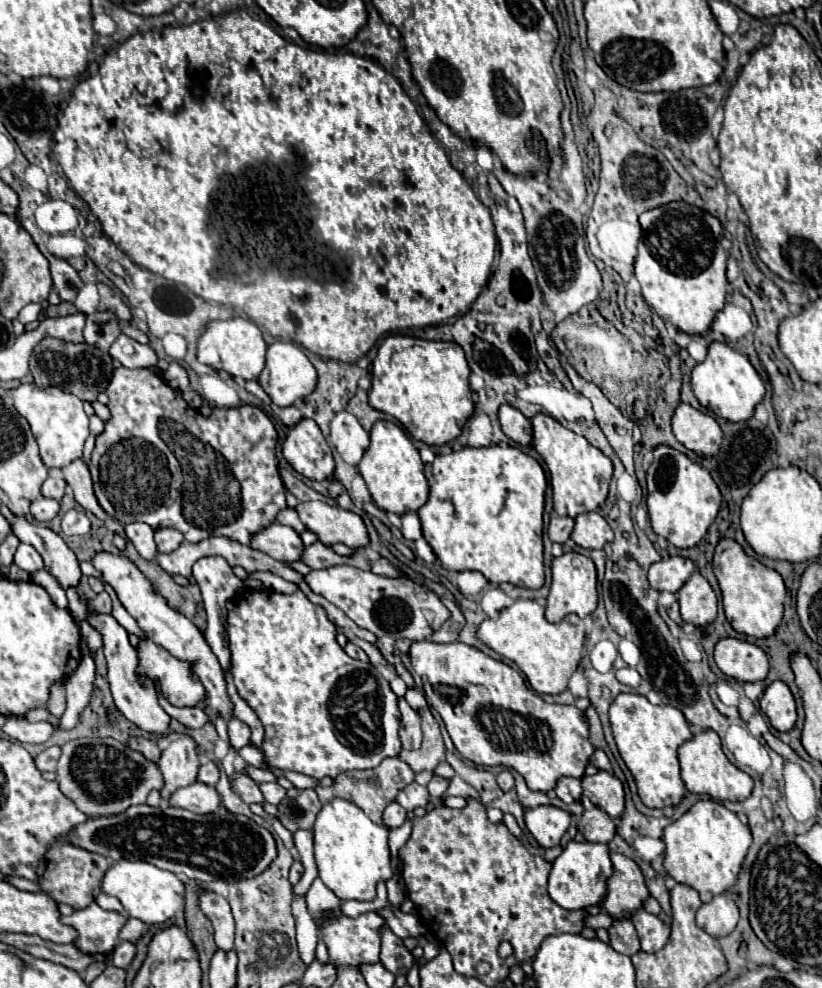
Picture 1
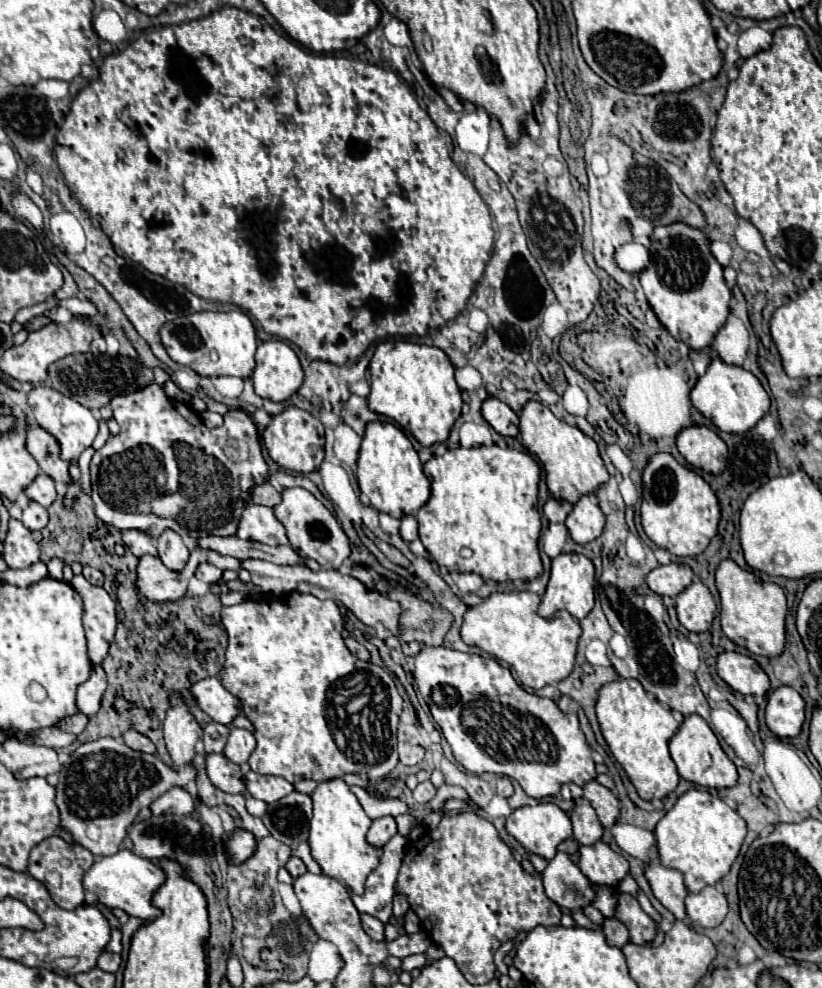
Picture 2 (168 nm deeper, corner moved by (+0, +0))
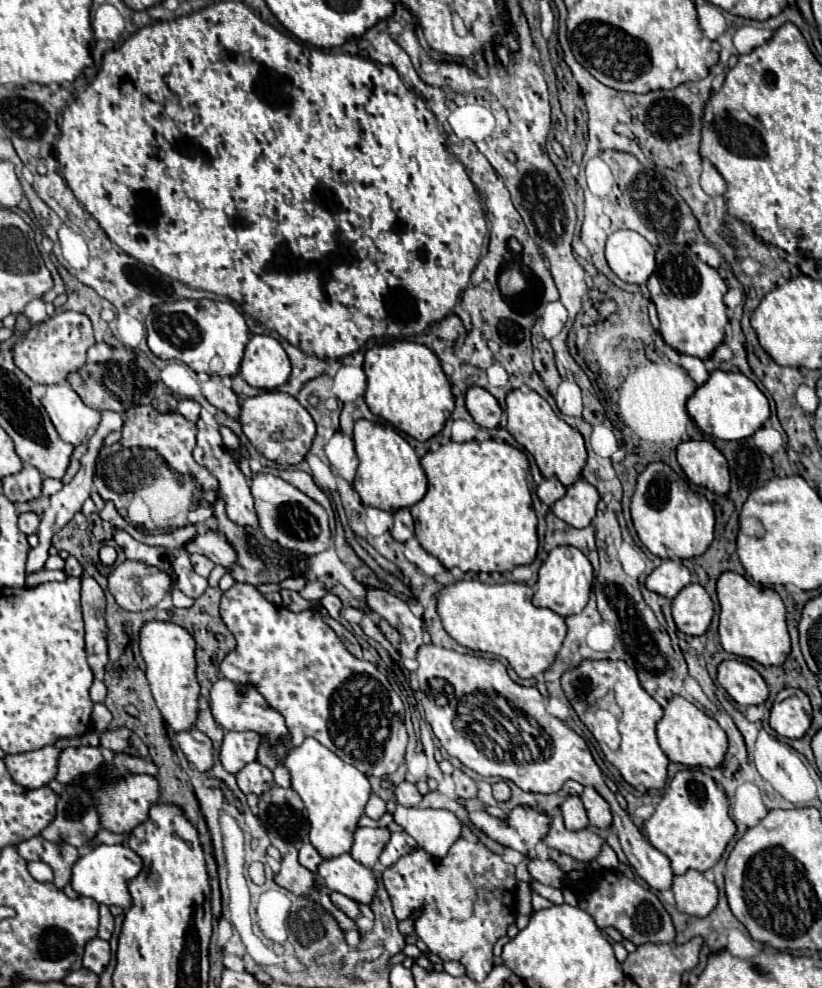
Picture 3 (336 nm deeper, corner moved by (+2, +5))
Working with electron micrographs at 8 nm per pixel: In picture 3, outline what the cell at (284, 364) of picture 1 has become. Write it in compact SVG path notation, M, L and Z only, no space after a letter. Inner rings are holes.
M252 335L240 365L244 381L258 389L276 389L288 381L290 361L282 345L268 335Z

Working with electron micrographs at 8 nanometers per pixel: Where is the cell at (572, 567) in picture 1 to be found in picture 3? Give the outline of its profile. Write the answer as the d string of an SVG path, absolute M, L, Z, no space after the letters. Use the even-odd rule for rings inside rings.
M556 547L550 551L548 559L542 563L540 573L538 573L538 585L536 585L536 593L532 603L536 607L548 607L554 613L558 613L560 617L568 617L568 615L576 615L580 613L590 597L590 587L592 587L592 579L594 579L594 571L590 561L584 557L584 553L580 553L580 549L576 547Z

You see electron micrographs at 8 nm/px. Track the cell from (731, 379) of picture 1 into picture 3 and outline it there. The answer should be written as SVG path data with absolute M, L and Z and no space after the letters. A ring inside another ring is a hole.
M712 371L710 379L688 399L686 411L700 431L724 441L740 441L754 435L770 417L768 399L740 371Z

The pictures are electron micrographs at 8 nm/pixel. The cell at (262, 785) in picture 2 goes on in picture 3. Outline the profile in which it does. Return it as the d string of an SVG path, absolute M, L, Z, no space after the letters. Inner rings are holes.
M258 761L254 763L248 763L244 769L240 769L236 773L236 779L238 779L238 787L242 793L264 793L268 791L274 781L272 781L272 771L264 765L260 765Z

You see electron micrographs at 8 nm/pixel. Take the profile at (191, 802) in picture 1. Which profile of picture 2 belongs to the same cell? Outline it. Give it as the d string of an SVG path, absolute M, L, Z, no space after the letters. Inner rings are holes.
M170 788L166 794L162 794L158 800L150 804L152 814L162 814L162 812L172 812L180 816L188 816L196 810L198 806L198 796L192 796L186 788Z

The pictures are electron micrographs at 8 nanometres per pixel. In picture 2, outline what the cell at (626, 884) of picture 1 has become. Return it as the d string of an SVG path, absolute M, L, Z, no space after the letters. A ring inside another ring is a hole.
M596 842L592 846L580 846L580 870L594 882L596 886L612 886L618 884L630 874L628 860L616 854L608 844Z

